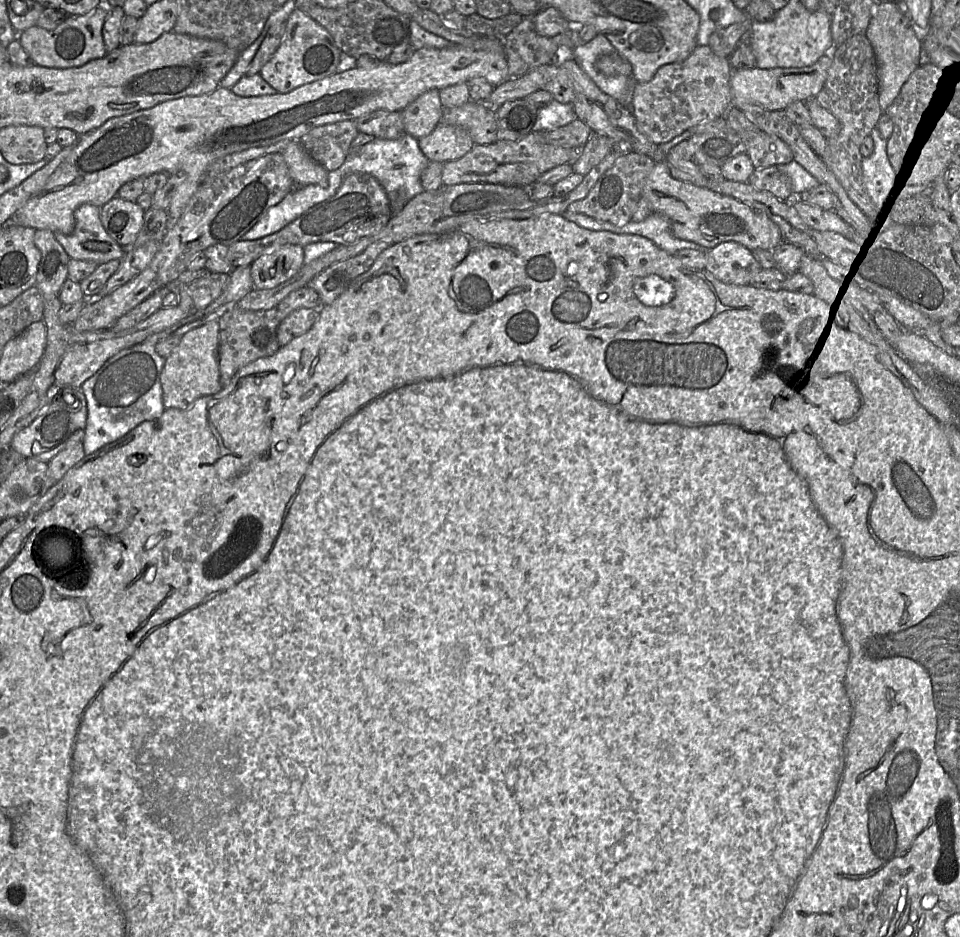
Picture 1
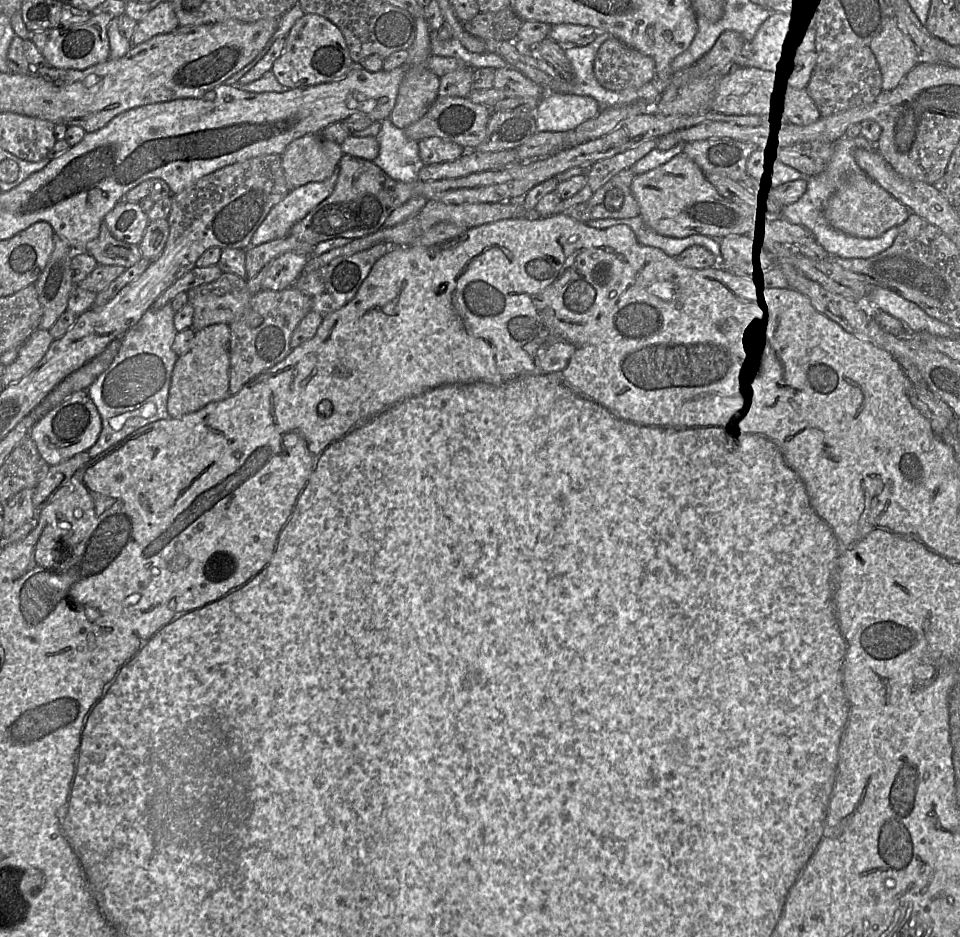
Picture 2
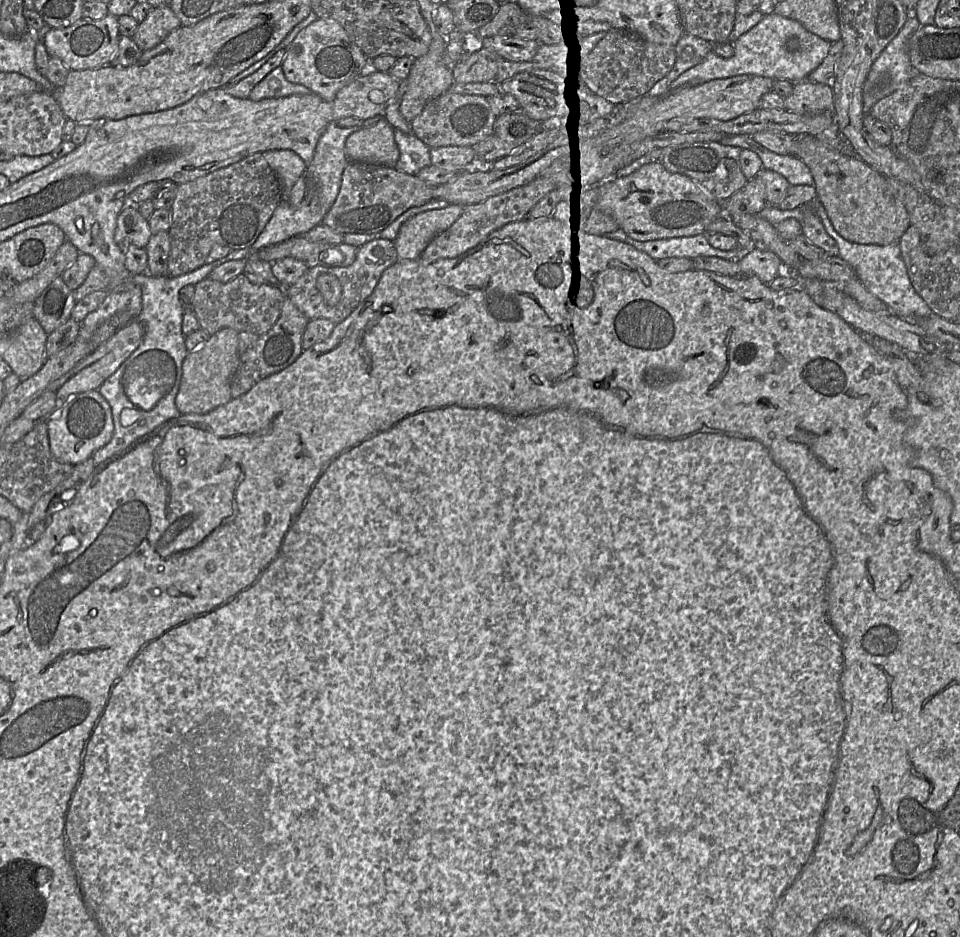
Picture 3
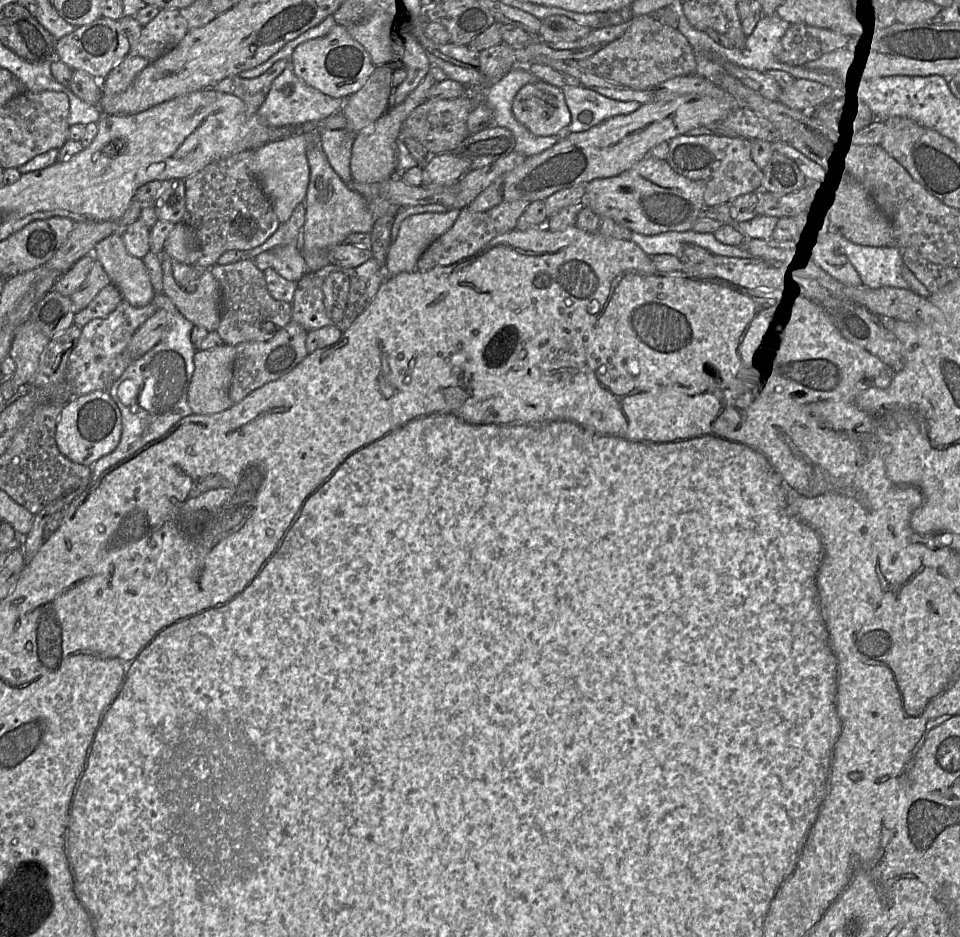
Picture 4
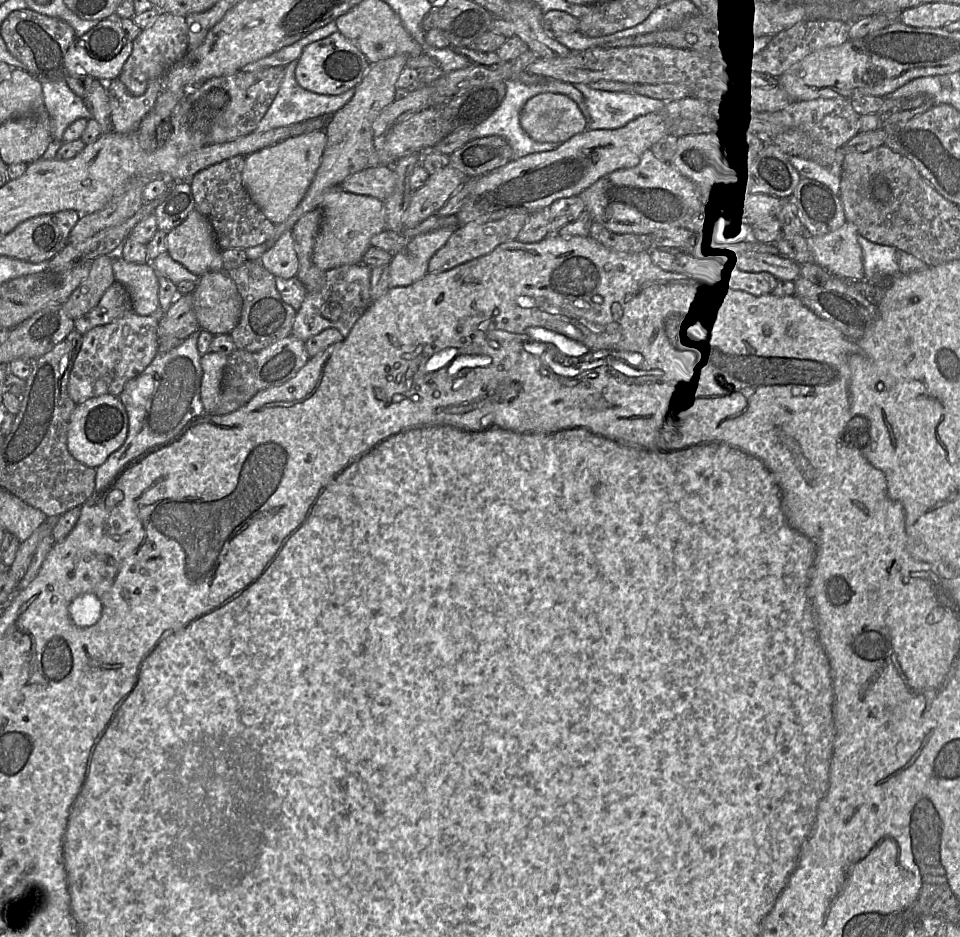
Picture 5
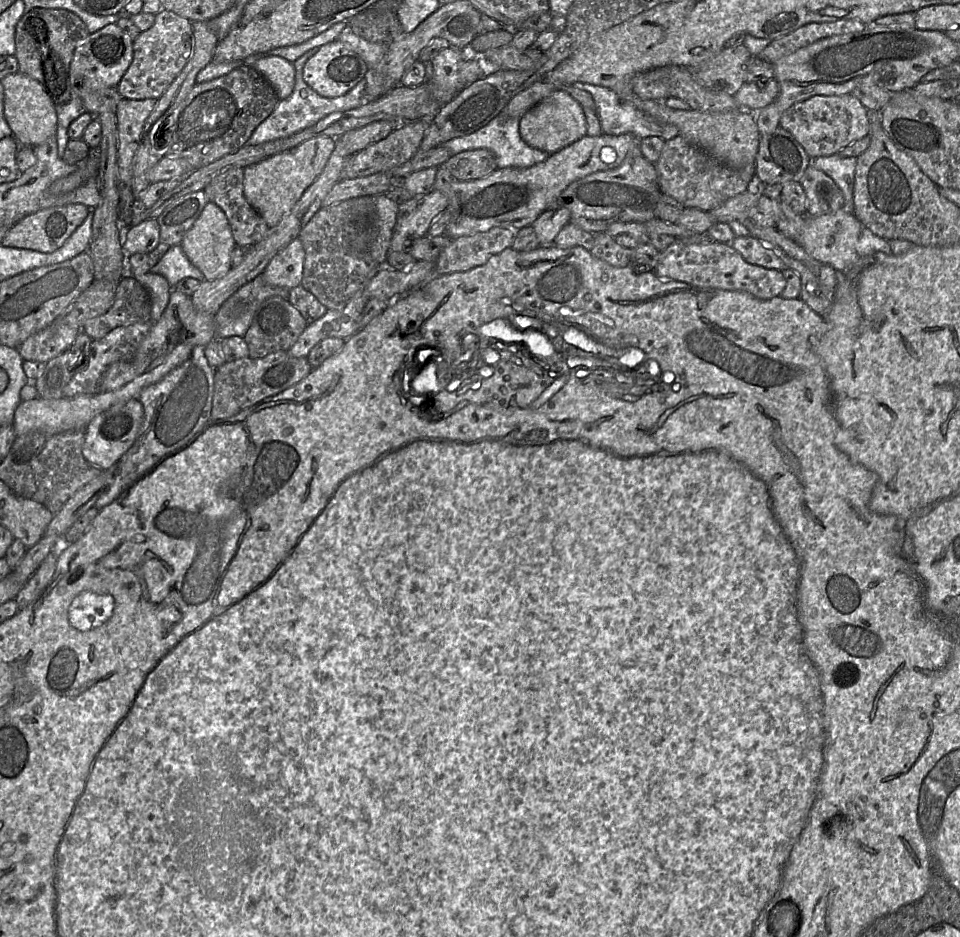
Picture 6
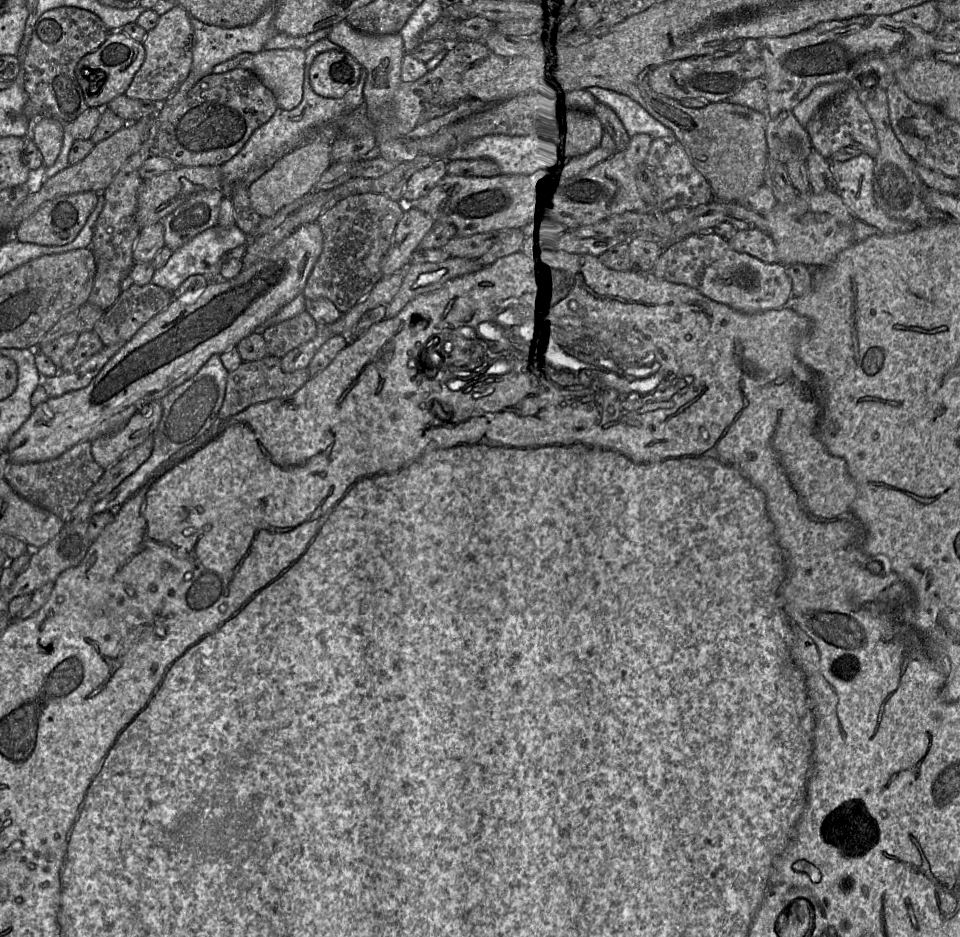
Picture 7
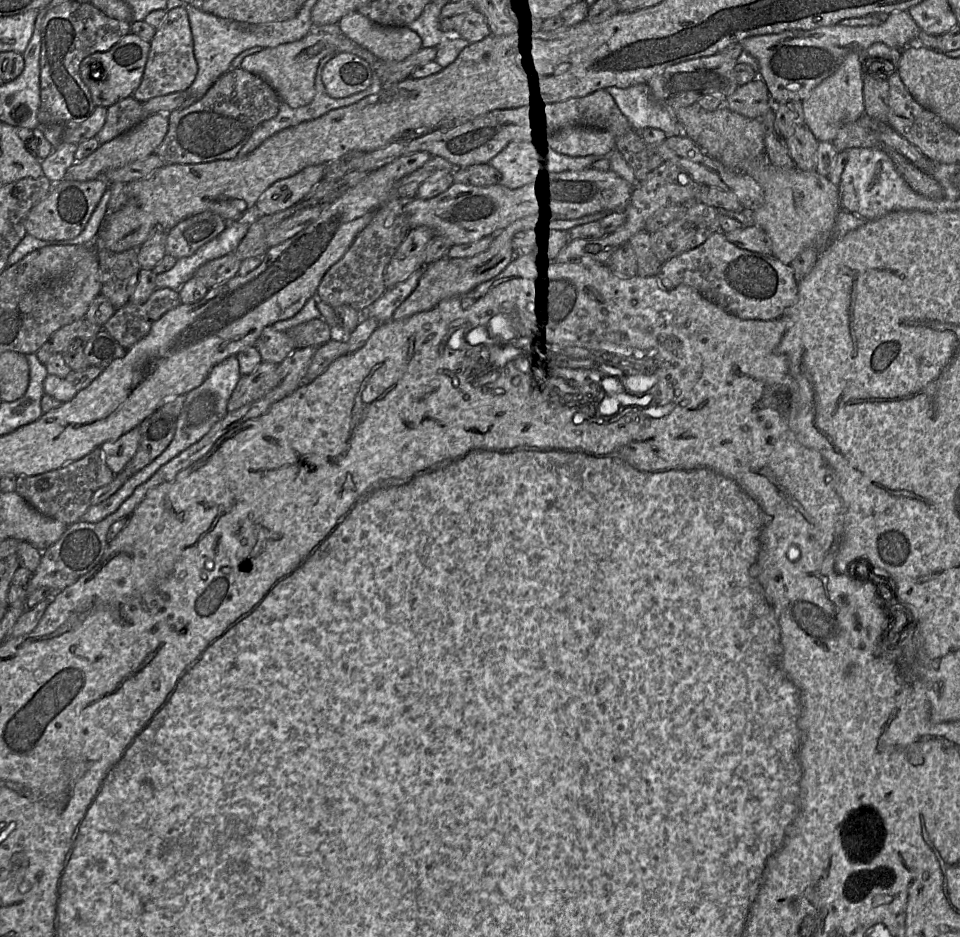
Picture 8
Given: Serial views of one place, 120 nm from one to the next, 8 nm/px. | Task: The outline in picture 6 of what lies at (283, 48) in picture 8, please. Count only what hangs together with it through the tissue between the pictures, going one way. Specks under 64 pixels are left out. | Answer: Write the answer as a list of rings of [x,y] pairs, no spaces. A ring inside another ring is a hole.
[[[280,56],[258,59],[253,67],[272,85],[279,100],[288,98],[295,86],[295,67],[293,62]]]

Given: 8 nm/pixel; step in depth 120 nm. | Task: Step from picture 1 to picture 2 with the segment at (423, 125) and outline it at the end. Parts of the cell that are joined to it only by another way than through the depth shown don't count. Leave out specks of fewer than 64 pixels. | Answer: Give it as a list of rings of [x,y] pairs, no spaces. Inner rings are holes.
[[[425,17],[415,18],[416,37],[409,48],[408,65],[404,78],[401,82],[397,101],[388,119],[398,128],[405,130],[419,119],[421,119],[439,97],[438,90],[440,78],[427,67],[427,60],[431,54],[431,33]]]

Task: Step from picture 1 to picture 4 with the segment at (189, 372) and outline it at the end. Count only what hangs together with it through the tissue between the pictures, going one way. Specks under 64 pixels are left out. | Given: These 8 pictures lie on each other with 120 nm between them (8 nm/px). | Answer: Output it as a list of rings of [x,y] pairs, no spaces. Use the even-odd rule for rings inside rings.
[[[225,343],[210,350],[196,350],[193,357],[195,369],[188,388],[188,404],[194,414],[212,415],[233,405],[229,397],[229,390],[233,378],[235,358],[235,346]]]

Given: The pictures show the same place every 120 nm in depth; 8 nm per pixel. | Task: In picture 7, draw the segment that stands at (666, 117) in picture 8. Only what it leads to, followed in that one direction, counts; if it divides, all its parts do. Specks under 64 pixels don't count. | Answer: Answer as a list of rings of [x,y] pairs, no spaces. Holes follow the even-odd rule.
[[[590,87],[587,89],[599,102],[612,108],[623,123],[630,137],[646,133],[656,138],[672,142],[678,141],[675,133],[651,116],[645,108],[629,96],[608,88]]]

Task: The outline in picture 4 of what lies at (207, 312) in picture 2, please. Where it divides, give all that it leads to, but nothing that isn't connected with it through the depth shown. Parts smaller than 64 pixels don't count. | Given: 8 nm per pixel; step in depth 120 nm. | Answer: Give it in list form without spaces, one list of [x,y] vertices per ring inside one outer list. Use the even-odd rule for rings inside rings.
[[[243,259],[226,265],[215,264],[211,267],[211,272],[221,290],[221,317],[216,332],[225,344],[236,346],[246,341],[268,341],[292,321],[292,305],[276,300],[269,293],[264,272],[256,266],[254,260]]]

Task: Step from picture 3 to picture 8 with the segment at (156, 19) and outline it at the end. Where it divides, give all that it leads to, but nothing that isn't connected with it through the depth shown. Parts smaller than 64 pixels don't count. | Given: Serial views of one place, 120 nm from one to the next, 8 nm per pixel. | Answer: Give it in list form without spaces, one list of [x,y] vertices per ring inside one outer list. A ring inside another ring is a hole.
[[[177,7],[169,10],[152,38],[147,63],[138,88],[133,92],[139,102],[187,90],[195,80],[198,65],[186,10]]]

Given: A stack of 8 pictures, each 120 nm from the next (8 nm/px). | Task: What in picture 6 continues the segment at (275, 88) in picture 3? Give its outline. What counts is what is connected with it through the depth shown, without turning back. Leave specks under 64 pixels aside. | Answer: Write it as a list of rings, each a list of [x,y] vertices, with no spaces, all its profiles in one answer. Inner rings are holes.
[[[315,47],[309,50],[293,62],[295,67],[295,86],[292,94],[288,98],[278,101],[274,111],[254,130],[246,144],[259,145],[279,138],[289,137],[299,131],[313,127],[320,120],[331,114],[338,114],[355,109],[364,102],[366,75],[347,93],[335,98],[320,96],[304,81],[304,65],[308,59],[318,51],[318,48],[319,47]]]

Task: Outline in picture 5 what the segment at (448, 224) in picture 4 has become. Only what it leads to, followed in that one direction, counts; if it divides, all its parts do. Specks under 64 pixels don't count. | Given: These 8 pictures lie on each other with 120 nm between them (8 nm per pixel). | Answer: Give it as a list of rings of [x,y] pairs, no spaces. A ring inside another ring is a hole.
[[[455,225],[412,237],[406,249],[392,257],[389,264],[389,288],[408,286],[423,278],[428,273],[432,256],[459,227]]]

